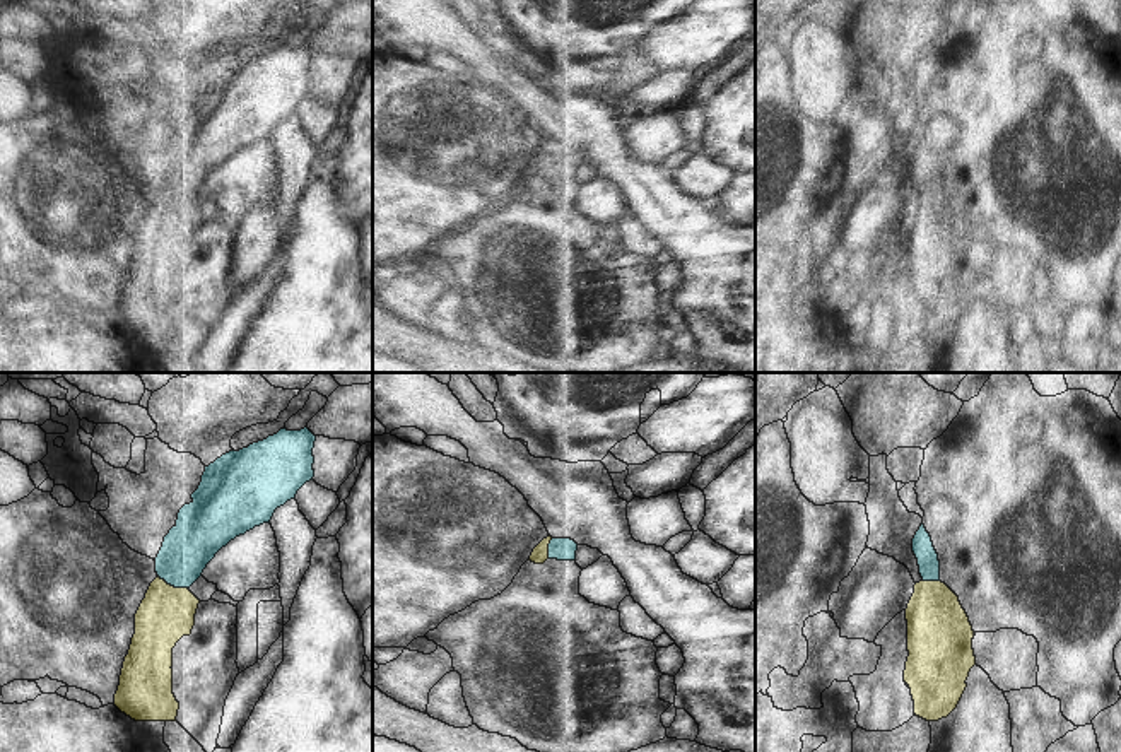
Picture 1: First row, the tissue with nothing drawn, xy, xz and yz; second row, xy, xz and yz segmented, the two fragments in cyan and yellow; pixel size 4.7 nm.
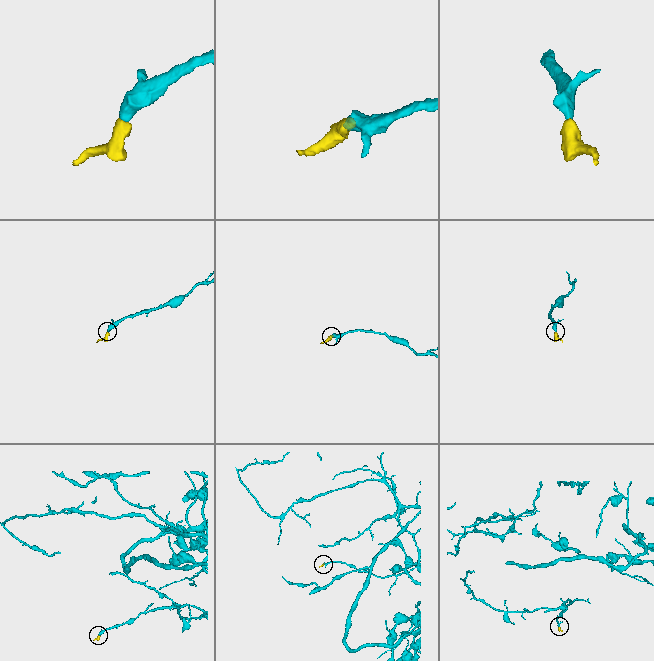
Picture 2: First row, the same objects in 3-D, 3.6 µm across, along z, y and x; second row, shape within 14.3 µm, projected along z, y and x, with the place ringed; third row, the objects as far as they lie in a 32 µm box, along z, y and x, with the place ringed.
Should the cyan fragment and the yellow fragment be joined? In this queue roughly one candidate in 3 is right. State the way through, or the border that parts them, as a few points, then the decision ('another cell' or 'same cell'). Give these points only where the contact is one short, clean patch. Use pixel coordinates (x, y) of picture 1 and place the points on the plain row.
way xy (192, 161), (178, 182), (173, 202), (168, 211), (166, 231); same cell

